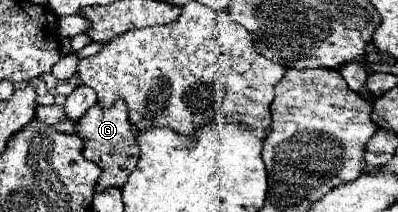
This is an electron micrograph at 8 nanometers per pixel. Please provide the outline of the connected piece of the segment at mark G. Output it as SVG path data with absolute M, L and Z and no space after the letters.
M122 99L114 101L110 107L96 103L80 119L78 135L82 139L86 139L86 147L84 147L86 159L90 159L102 167L102 175L94 189L100 191L106 187L122 187L126 183L130 171L134 171L136 161L138 161L138 147L134 141L134 125L128 121L126 103Z

